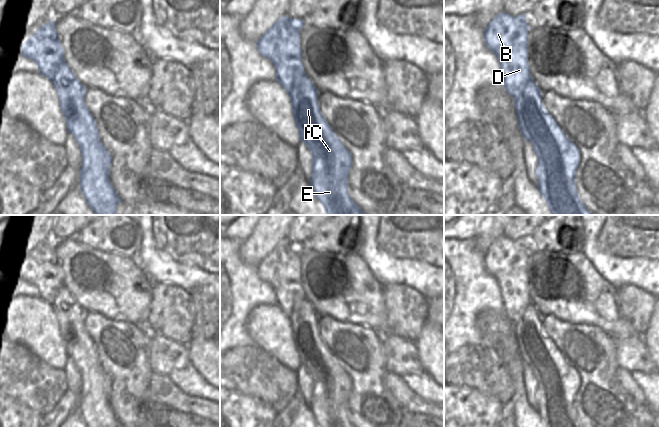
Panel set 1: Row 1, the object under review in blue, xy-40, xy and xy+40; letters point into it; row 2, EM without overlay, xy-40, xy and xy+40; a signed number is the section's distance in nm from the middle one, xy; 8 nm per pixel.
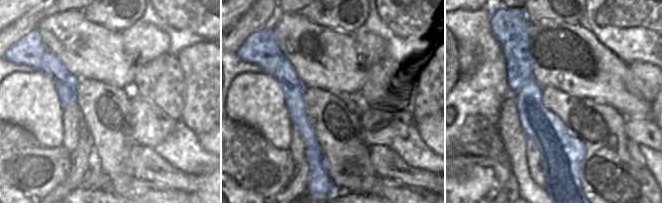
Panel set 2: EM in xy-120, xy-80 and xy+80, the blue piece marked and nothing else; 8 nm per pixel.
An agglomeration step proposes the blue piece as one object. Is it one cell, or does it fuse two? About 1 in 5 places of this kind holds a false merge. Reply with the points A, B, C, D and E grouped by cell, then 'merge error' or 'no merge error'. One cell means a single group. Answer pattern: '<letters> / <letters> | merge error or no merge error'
A C E / B D | merge error

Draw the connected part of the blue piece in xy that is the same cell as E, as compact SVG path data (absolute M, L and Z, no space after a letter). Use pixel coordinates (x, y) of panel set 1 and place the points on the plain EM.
M305 299L288 316L292 328L294 346L300 360L312 378L312 400L310 410L320 427L354 427L348 418L348 398L352 390L352 380L322 340L318 330L318 314Z

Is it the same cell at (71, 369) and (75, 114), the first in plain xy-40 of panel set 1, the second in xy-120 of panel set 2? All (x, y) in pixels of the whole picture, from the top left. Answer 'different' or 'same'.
same

